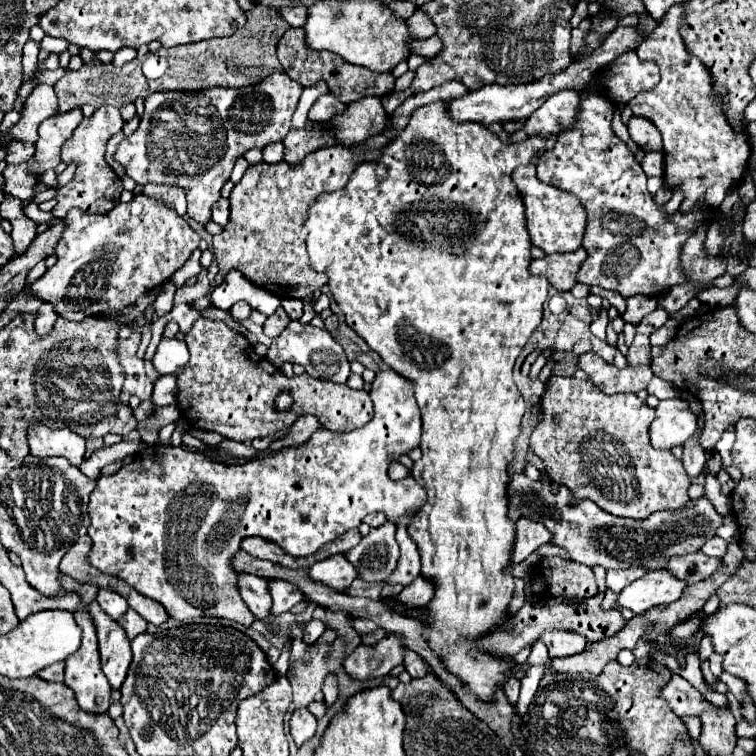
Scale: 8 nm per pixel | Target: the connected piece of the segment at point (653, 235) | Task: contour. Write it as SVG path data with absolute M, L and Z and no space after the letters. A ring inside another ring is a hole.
M583 90L579 114L575 118L573 128L559 132L555 146L551 150L545 150L539 156L537 178L541 178L545 184L557 186L565 192L579 196L581 204L587 210L587 226L583 236L583 248L587 252L587 260L581 264L577 272L577 282L619 292L623 298L631 298L637 294L657 298L667 288L681 284L685 280L679 268L681 246L701 224L707 222L707 218L699 210L693 210L689 214L677 212L675 216L669 218L663 212L663 206L655 204L655 200L645 188L643 168L635 162L625 142L615 136L611 128L611 120L613 120L613 104L589 90Z

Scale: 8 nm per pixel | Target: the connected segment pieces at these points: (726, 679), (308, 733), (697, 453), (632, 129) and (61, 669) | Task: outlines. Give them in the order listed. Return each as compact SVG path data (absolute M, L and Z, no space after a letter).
M729 673L719 676L719 680L724 682L730 691L734 694L738 701L743 700L746 695L749 695L747 683Z
M297 708L289 720L289 726L291 726L291 736L293 736L295 744L301 746L303 742L307 742L315 736L317 718L307 708Z
M699 438L687 440L683 448L683 468L689 478L695 478L701 474L705 466L705 450L699 446Z
M631 118L629 124L629 134L631 140L643 150L643 152L661 152L663 150L663 138L661 132L657 132L657 128L653 128L653 124L649 124L645 118Z
M57 662L57 664L51 664L49 668L43 668L43 672L37 672L39 678L47 680L47 682L63 682L63 676L65 676L65 662Z

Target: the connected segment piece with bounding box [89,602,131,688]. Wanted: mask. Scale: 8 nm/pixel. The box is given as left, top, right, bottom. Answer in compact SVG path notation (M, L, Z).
M93 602L89 608L97 626L103 674L113 688L121 688L131 664L131 642L125 636L125 630L111 620L97 602Z

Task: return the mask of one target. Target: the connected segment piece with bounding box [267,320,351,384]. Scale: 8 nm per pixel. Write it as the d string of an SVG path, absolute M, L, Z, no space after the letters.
M299 320L289 322L289 326L277 336L273 338L273 344L267 352L267 360L275 366L281 366L283 362L293 362L293 364L301 364L305 368L305 372L317 380L329 380L329 382L339 382L345 384L351 370L349 370L349 360L343 354L343 348L335 342L335 338L323 330L323 328L315 328L311 324L303 326Z

